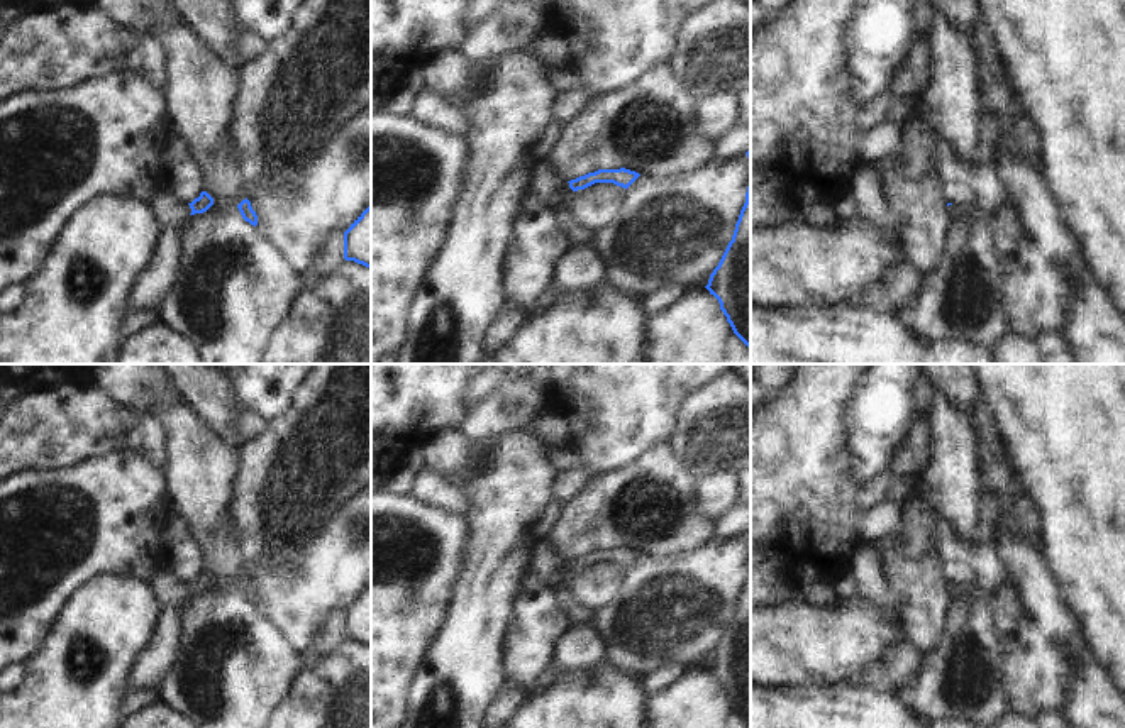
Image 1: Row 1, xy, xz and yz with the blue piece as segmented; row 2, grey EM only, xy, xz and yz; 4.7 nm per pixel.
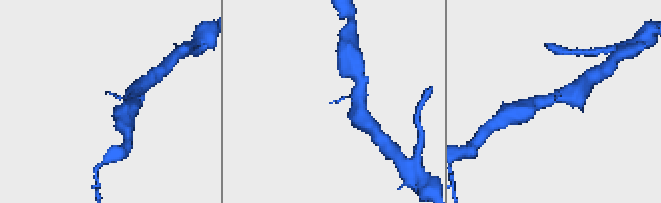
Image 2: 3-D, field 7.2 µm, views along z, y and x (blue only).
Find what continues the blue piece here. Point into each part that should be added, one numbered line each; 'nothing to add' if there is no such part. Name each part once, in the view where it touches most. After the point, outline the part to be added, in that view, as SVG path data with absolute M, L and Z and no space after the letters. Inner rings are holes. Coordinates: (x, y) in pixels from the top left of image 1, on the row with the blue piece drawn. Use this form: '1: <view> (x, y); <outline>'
1: xy (168, 210); M168 188L158 191L147 205L159 232L169 227L180 227L191 213L190 205L180 201Z

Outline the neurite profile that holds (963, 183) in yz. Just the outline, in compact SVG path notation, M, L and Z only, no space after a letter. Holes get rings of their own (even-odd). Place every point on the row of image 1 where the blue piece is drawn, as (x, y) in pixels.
M939 139L935 146L935 164L942 195L956 207L974 203L989 213L1000 213L1010 201L996 164L978 166L961 161L944 139Z

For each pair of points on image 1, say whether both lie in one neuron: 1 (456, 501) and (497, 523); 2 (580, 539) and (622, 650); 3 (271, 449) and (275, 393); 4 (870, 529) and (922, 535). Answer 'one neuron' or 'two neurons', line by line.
1: two neurons
2: two neurons
3: two neurons
4: two neurons

